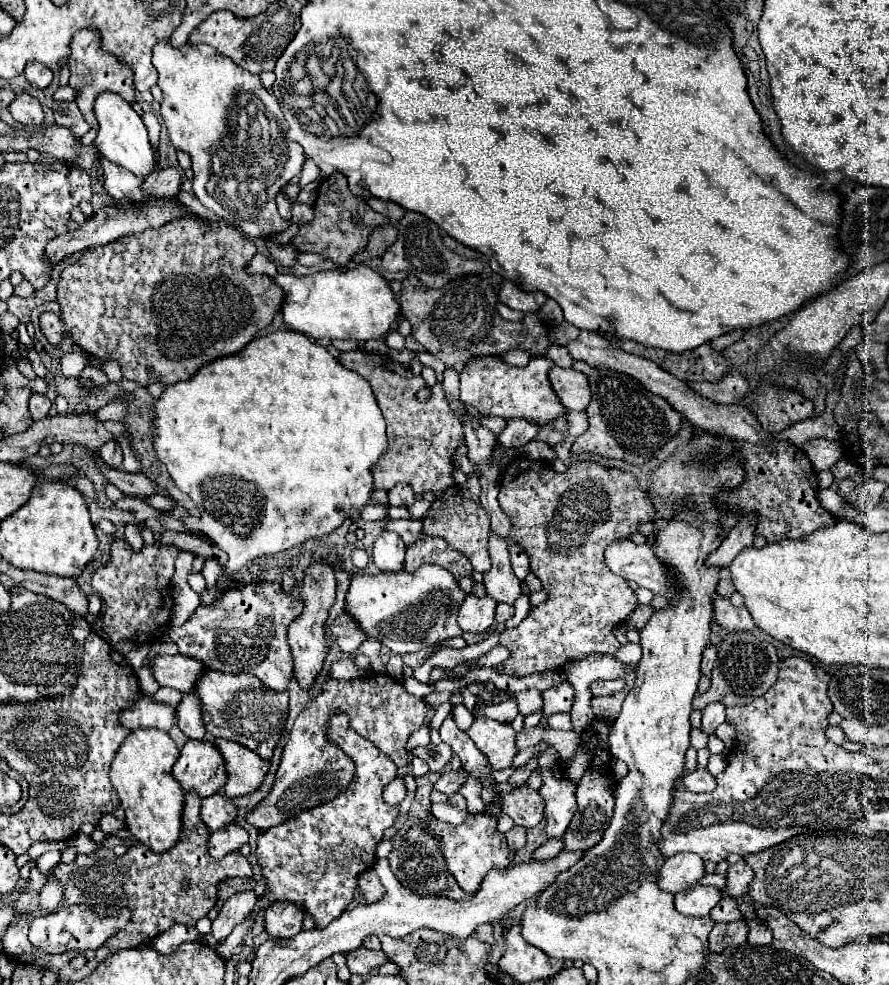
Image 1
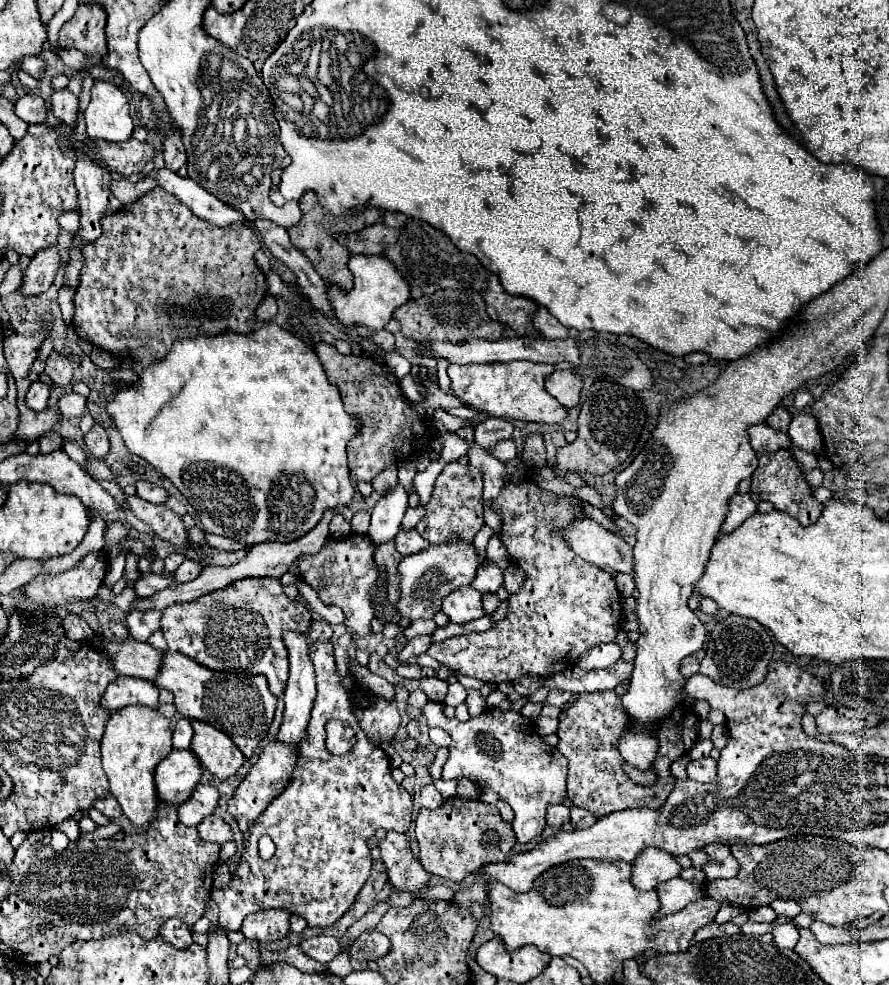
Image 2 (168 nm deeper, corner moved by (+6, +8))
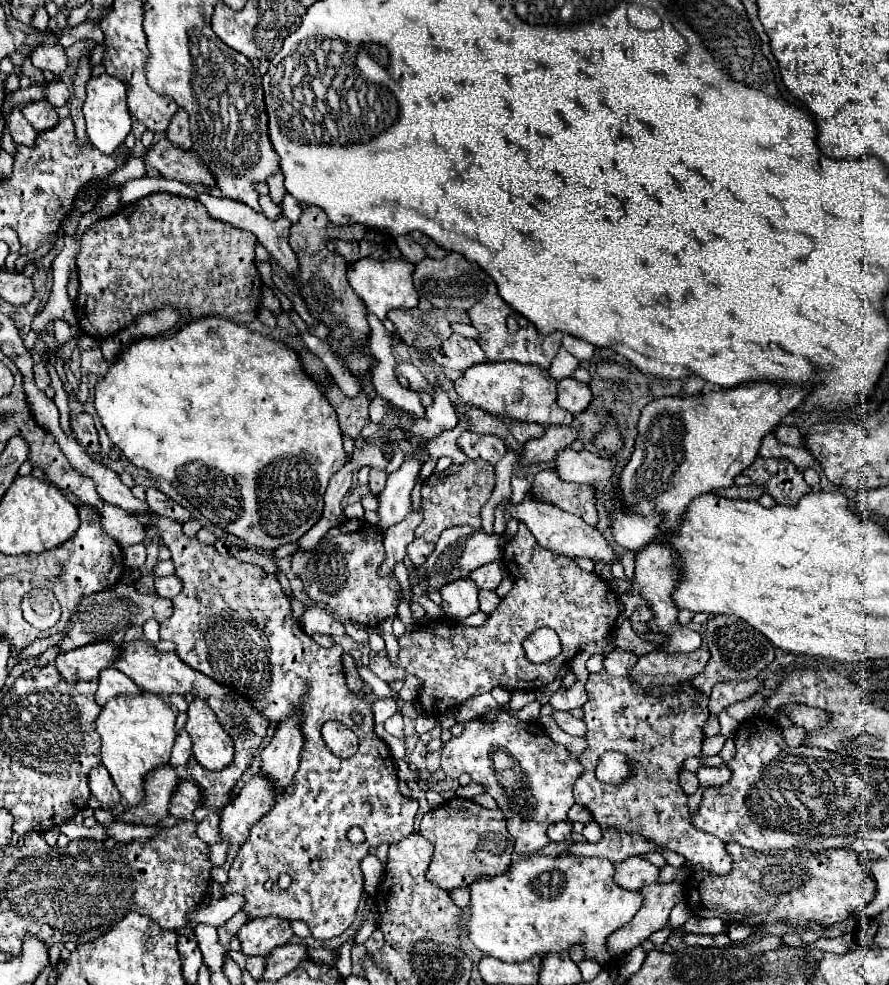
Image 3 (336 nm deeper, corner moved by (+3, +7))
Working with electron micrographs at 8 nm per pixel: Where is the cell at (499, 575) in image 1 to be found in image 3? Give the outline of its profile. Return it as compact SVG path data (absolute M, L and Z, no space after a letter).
M489 562L485 566L479 566L469 574L469 578L477 584L481 590L495 590L503 578L503 564L501 562Z

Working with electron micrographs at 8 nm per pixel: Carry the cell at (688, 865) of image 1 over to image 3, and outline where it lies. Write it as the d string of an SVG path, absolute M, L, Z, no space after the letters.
M631 856L619 864L615 864L613 882L625 890L639 890L647 884L657 882L659 868L647 862L641 856Z

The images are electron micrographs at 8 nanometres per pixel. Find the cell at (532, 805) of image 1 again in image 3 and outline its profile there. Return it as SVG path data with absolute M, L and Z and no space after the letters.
M507 712L499 714L495 722L479 718L467 722L463 734L443 746L441 768L451 778L467 772L475 784L487 788L503 810L507 830L515 838L515 852L521 856L531 856L547 846L547 826L567 820L567 812L575 804L573 786L583 772L579 760L555 744L537 722L523 722Z

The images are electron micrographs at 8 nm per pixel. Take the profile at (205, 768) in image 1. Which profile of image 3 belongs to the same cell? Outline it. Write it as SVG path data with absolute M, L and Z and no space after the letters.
M167 764L145 776L145 798L139 806L127 806L127 810L115 816L119 822L127 824L145 824L153 826L167 818L169 814L169 798L175 792L177 774Z

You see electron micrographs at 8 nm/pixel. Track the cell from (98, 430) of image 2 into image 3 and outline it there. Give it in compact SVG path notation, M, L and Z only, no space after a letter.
M85 412L71 414L71 430L73 436L79 436L79 444L85 448L85 452L89 454L97 454L99 452L99 438L97 438L97 430L93 426L93 418Z

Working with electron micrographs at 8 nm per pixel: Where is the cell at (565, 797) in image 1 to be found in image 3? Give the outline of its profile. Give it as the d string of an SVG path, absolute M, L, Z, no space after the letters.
M557 822L547 830L551 842L565 842L571 838L571 822Z

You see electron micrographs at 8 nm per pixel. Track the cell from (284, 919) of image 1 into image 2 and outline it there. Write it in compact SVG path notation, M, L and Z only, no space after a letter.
M264 909L256 911L244 919L242 933L246 939L256 941L276 941L288 935L290 931L290 913L284 909Z

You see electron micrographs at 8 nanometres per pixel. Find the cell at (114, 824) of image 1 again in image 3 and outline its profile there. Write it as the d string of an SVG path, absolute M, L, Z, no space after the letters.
M103 764L91 768L89 772L89 788L91 788L91 794L105 806L109 808L111 804L119 804L119 792L111 780L111 776L107 774L107 768Z

